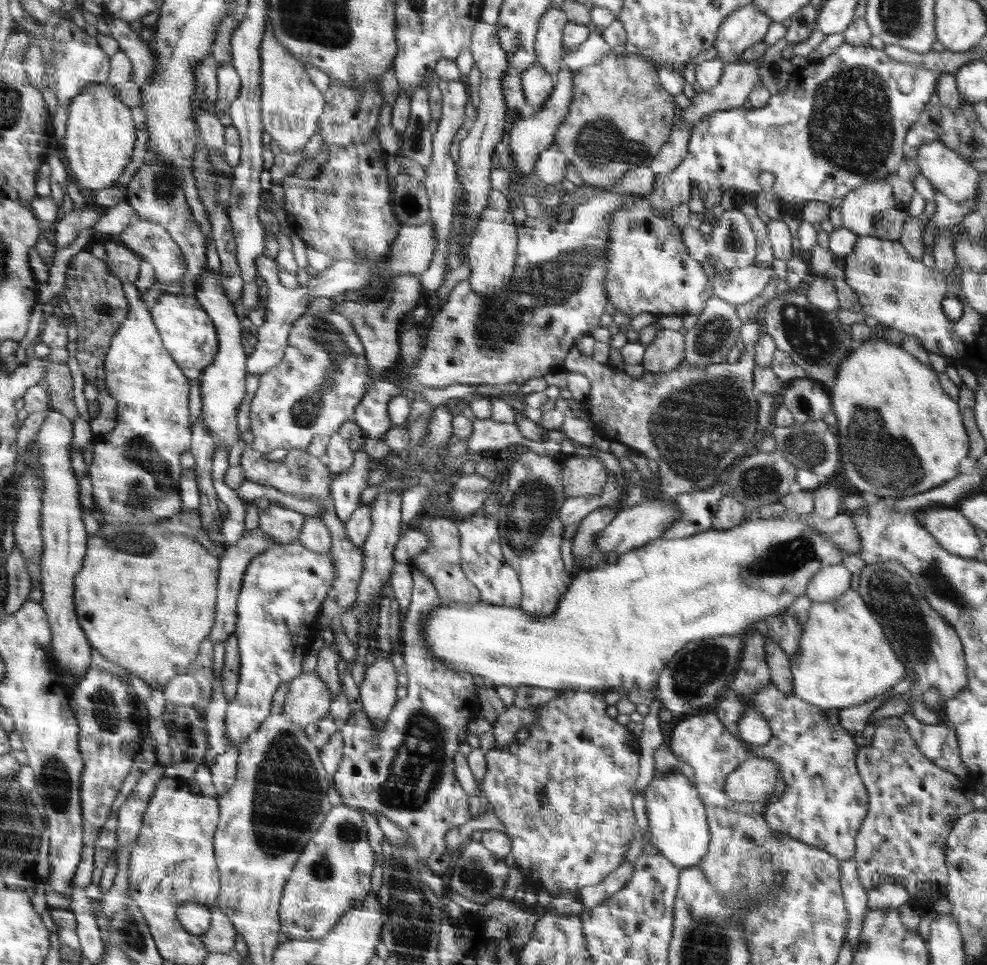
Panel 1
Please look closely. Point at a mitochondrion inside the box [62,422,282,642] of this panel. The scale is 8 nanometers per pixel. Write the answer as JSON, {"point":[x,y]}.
{"point":[150,482]}

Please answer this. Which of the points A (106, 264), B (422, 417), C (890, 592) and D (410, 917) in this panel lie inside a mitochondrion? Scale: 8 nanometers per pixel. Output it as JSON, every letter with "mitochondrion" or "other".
{"A":"other","B":"mitochondrion","C":"mitochondrion","D":"mitochondrion"}

